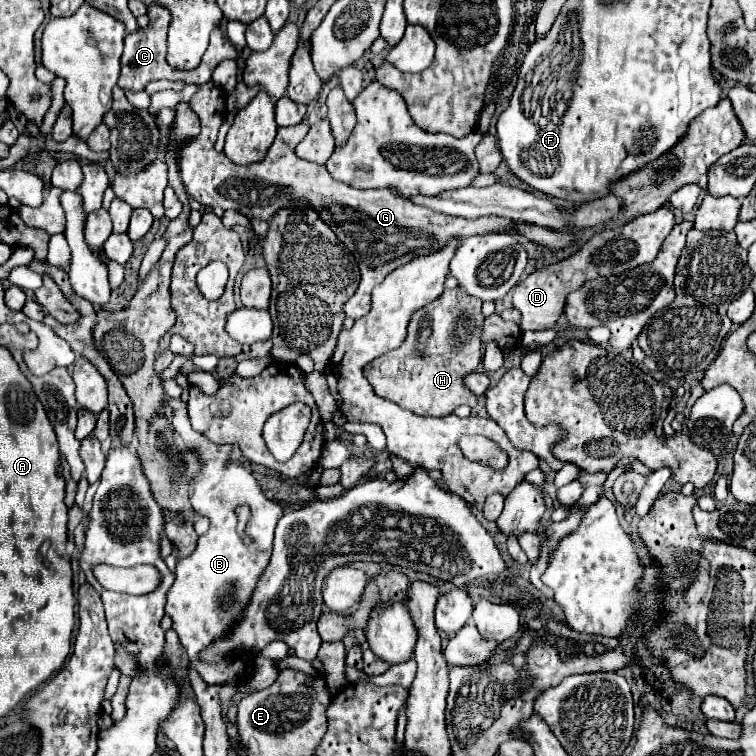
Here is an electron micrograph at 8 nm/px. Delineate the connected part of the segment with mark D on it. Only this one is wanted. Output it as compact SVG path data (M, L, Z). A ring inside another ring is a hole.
M660 207L654 213L640 215L632 219L626 225L616 225L616 227L606 227L598 233L594 233L576 253L572 253L568 259L562 259L554 265L536 269L530 273L526 279L516 283L514 287L514 309L520 311L520 329L522 331L540 331L540 329L550 329L554 323L560 319L564 311L564 303L568 293L580 289L586 281L598 279L598 277L608 277L608 275L618 275L622 271L630 271L638 265L650 263L656 259L658 249L666 235L674 227L674 213L670 207Z

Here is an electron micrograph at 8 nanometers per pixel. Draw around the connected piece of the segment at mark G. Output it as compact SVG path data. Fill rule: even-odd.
M210 81L204 87L200 87L196 95L192 97L192 109L200 117L202 133L190 143L186 143L180 151L180 177L184 181L188 195L200 201L204 207L212 209L218 205L222 209L238 211L250 219L264 219L264 221L270 221L272 215L280 207L284 207L284 203L298 201L298 199L312 203L312 207L320 211L320 217L332 227L336 237L352 251L362 273L358 291L344 303L346 317L352 317L352 319L364 317L372 309L372 301L370 301L372 289L388 273L412 261L414 257L438 251L452 237L458 237L462 241L468 235L502 231L508 225L516 225L524 237L552 249L564 249L574 243L572 233L556 233L546 227L514 223L502 217L464 219L464 217L442 215L432 209L414 205L410 201L402 201L394 197L388 189L356 189L346 183L340 183L332 179L332 175L328 173L324 165L308 163L294 155L294 141L302 141L304 135L308 133L306 121L294 127L280 127L276 141L268 149L268 155L264 161L248 165L248 167L234 165L232 161L226 159L224 153L216 153L214 149L218 129L226 115L226 93L214 81Z

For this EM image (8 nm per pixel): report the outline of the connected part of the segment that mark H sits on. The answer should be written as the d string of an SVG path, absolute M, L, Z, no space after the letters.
M462 287L446 289L438 299L416 309L404 343L368 365L366 375L374 393L416 415L444 417L460 405L474 407L476 395L466 389L464 377L482 363L484 347L480 335L484 319L482 301L468 295Z

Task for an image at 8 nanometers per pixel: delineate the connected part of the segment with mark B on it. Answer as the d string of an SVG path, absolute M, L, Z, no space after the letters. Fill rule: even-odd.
M180 397L170 399L170 409L172 427L176 427L176 433L182 437L186 447L190 447L196 453L202 465L200 473L194 477L190 499L198 515L210 517L210 529L198 539L198 547L194 549L194 553L178 561L176 581L168 591L166 613L172 617L172 627L188 653L188 669L196 669L208 685L218 685L220 699L230 701L236 695L240 681L252 669L252 653L248 653L246 659L242 651L230 651L222 657L222 661L216 663L202 661L200 653L216 639L226 639L230 629L250 603L254 587L270 561L274 529L284 511L278 503L264 497L258 481L248 469L228 459L232 451L230 445L216 445L206 435L192 429L186 401L182 401ZM242 505L248 505L252 513L244 529L252 543L244 543L236 533L236 509Z

